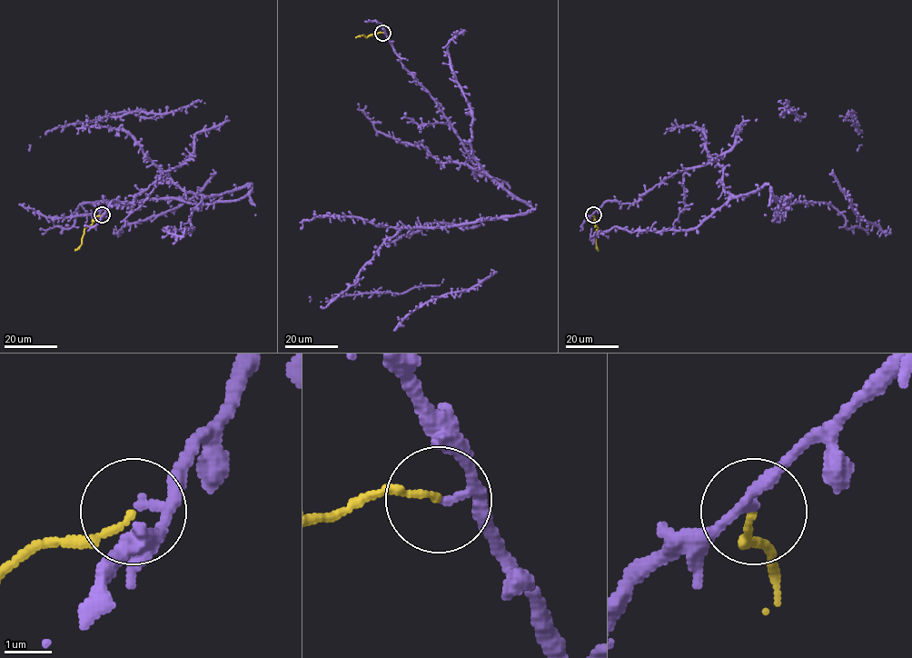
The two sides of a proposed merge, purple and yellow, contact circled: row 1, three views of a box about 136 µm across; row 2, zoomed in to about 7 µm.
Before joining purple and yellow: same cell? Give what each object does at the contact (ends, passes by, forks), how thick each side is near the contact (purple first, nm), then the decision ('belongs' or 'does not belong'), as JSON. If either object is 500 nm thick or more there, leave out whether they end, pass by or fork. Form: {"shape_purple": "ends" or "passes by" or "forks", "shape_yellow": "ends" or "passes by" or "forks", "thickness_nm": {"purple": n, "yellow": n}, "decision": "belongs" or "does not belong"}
{"shape_purple": "passes by", "shape_yellow": "ends", "thickness_nm": {"purple": 140, "yellow": 130}, "decision": "does not belong"}

